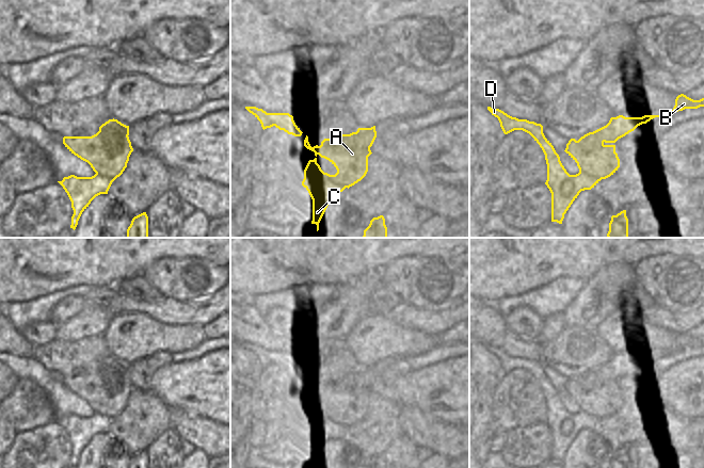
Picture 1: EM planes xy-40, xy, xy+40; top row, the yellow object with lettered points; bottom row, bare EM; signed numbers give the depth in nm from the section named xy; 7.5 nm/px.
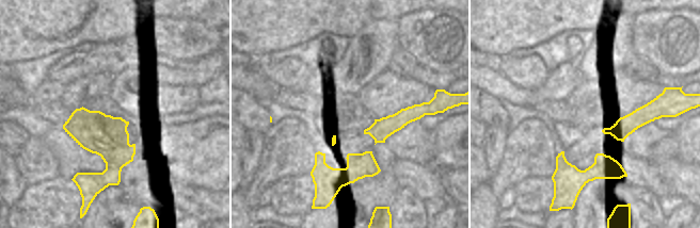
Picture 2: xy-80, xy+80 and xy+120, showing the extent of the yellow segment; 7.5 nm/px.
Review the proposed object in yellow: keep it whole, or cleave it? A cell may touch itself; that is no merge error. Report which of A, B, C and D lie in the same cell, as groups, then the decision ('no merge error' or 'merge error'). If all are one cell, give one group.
groups A C D / B; merge error

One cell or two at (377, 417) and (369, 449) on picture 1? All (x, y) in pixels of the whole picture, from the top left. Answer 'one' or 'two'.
one

